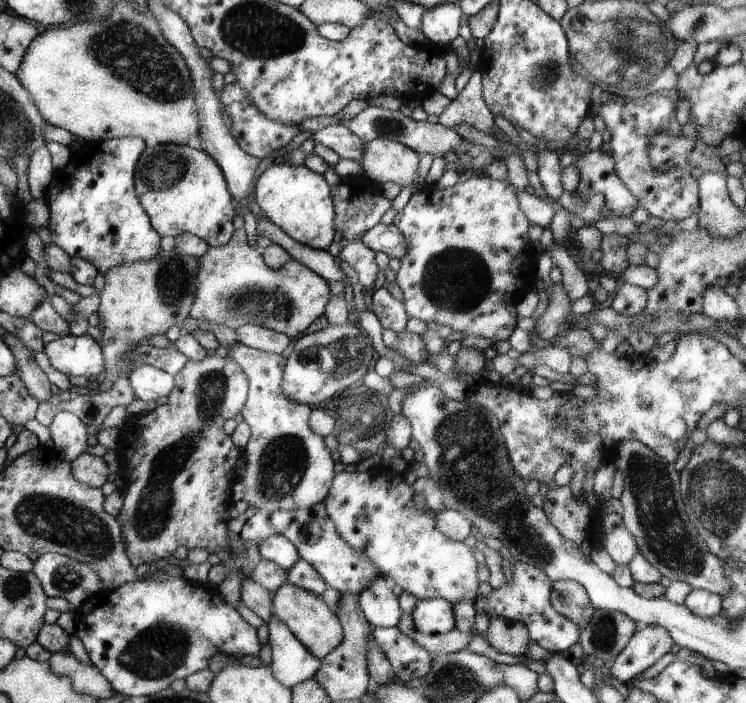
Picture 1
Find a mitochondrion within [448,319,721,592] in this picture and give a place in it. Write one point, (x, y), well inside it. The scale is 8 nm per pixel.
(666, 529)

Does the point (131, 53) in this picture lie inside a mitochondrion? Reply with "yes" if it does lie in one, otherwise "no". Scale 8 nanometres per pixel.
yes

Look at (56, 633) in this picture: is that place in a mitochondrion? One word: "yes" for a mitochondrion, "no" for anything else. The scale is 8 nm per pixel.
no

